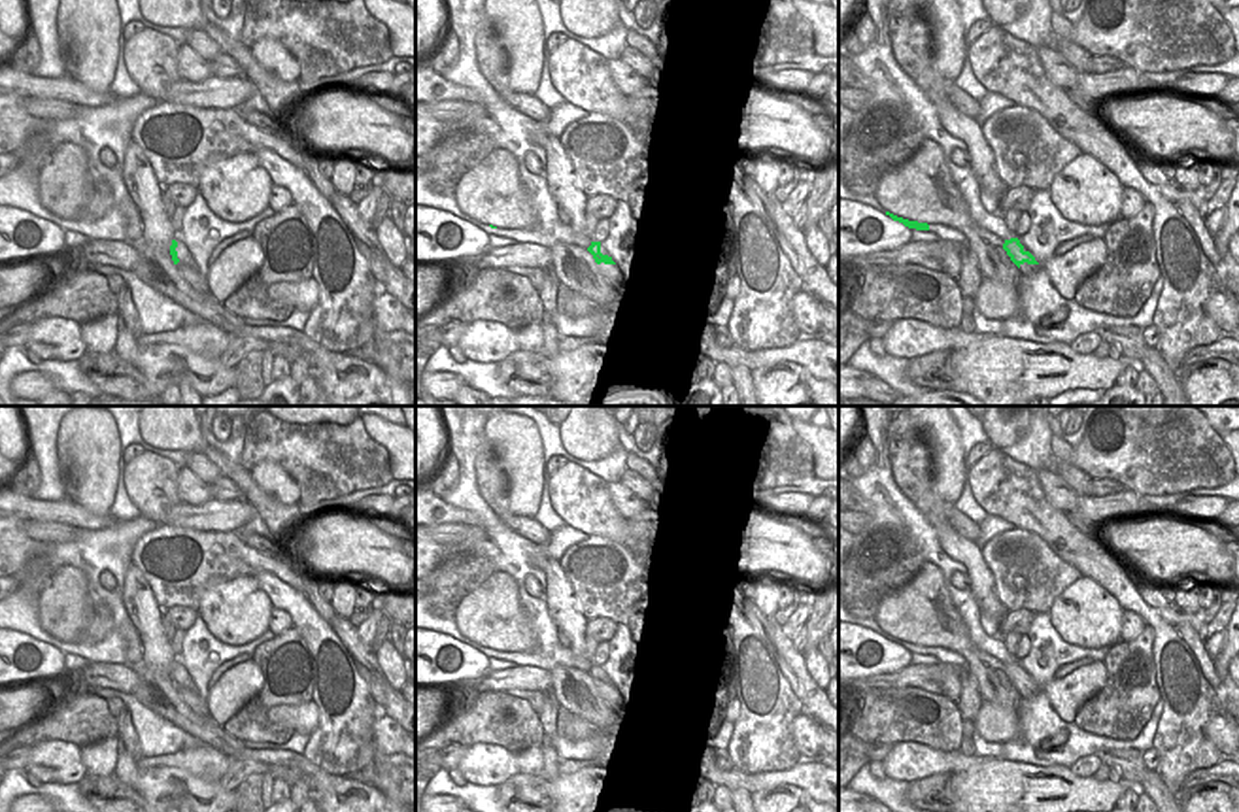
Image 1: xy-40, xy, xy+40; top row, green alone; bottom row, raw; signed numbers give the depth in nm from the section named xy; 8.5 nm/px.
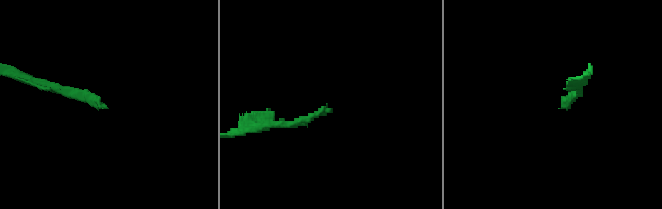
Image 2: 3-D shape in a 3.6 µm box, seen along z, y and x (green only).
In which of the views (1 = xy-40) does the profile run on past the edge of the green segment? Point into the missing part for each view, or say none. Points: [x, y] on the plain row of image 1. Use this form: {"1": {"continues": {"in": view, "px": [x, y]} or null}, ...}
{"1": {"continues": null}}

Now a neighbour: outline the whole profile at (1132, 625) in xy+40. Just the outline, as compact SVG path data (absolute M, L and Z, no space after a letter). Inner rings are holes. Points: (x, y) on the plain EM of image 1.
M1124 610L1122 614L1122 631L1120 640L1135 640L1143 631L1146 623L1137 616L1135 612Z

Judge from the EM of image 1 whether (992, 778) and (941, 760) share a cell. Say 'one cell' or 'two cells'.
two cells

